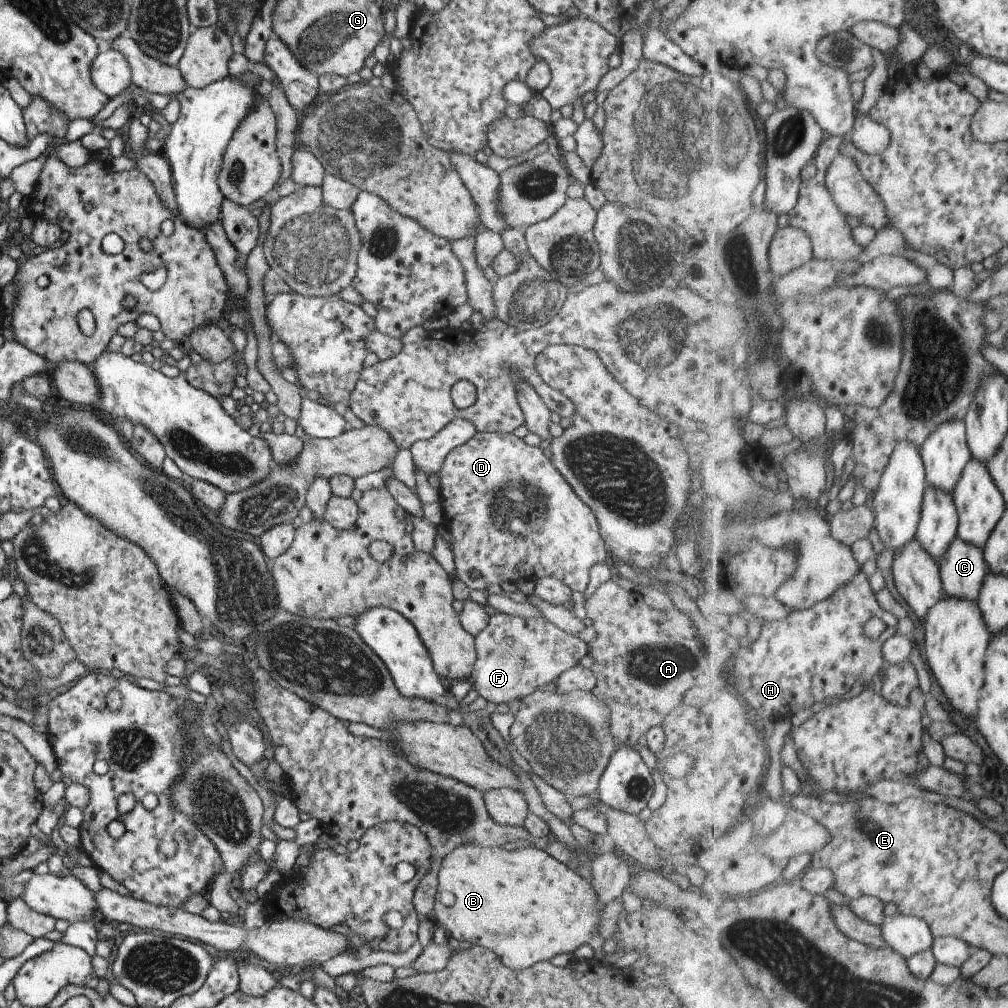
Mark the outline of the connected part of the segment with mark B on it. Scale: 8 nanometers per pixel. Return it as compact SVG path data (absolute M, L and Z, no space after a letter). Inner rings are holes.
M465 844L465 846L457 847L453 849L449 854L445 854L445 858L441 860L441 866L437 871L437 892L433 901L433 912L430 916L430 920L435 926L443 926L447 932L447 936L454 944L458 945L481 945L486 949L491 950L493 954L497 955L497 958L511 970L521 970L535 964L539 961L548 961L557 954L570 954L574 950L582 945L591 946L594 950L599 946L602 946L603 941L599 936L597 927L598 921L601 917L601 911L604 906L597 904L597 896L593 892L590 883L582 876L576 874L567 865L553 860L549 854L547 854L543 847L524 847L516 850L505 850L501 848L481 848L474 844Z

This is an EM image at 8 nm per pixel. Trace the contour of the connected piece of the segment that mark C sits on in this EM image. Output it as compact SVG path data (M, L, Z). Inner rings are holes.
M957 536L947 554L939 560L946 595L978 602L988 575L984 552L984 548Z

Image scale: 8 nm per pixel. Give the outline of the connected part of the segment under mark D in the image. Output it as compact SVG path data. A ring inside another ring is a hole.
M479 431L473 435L473 438L467 440L463 444L453 448L447 456L443 464L441 464L441 470L438 472L439 477L439 503L443 510L442 520L447 537L449 539L449 546L452 550L455 572L453 572L453 578L449 578L450 582L461 581L469 590L470 589L485 589L489 584L501 584L503 580L515 583L520 580L535 581L537 578L543 578L544 576L553 576L559 580L562 584L565 584L571 591L583 592L585 586L589 581L589 568L593 564L597 563L611 563L607 548L604 546L604 542L599 534L599 526L597 526L597 520L593 516L593 512L589 510L589 507L585 506L567 481L557 472L557 469L551 464L551 461L547 459L542 450L539 447L532 447L525 444L523 439L515 437L513 433L496 433L496 432L483 432ZM471 570L477 572L477 578L471 576Z

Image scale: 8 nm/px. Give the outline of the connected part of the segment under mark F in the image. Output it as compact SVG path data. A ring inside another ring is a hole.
M504 613L491 614L487 626L474 636L475 664L471 668L469 683L481 698L493 704L510 705L511 700L521 700L525 695L535 692L561 676L565 670L573 668L588 653L588 645L578 636L563 632L543 617L521 618Z

